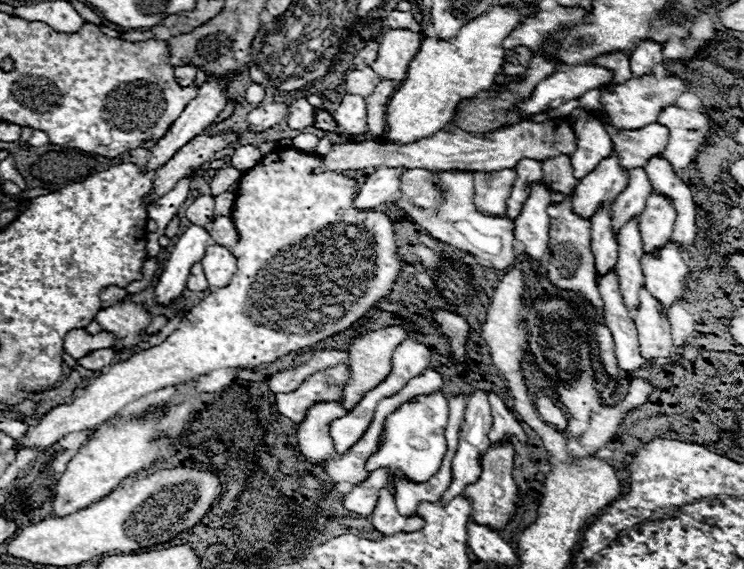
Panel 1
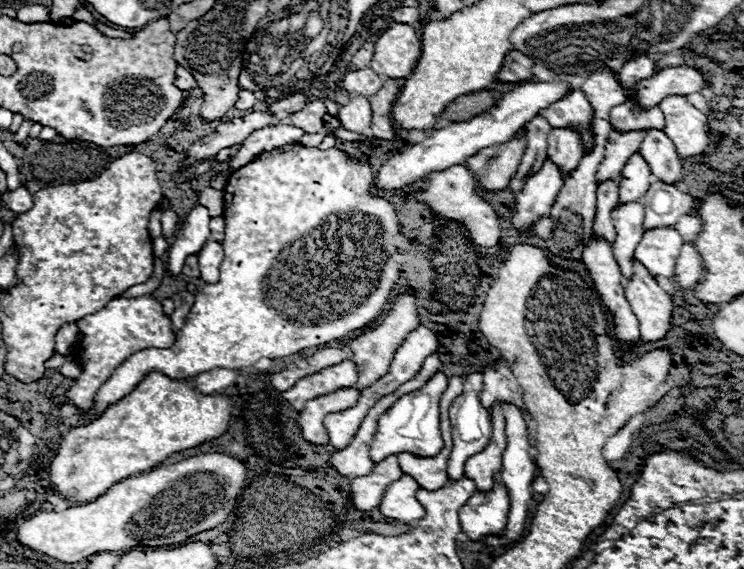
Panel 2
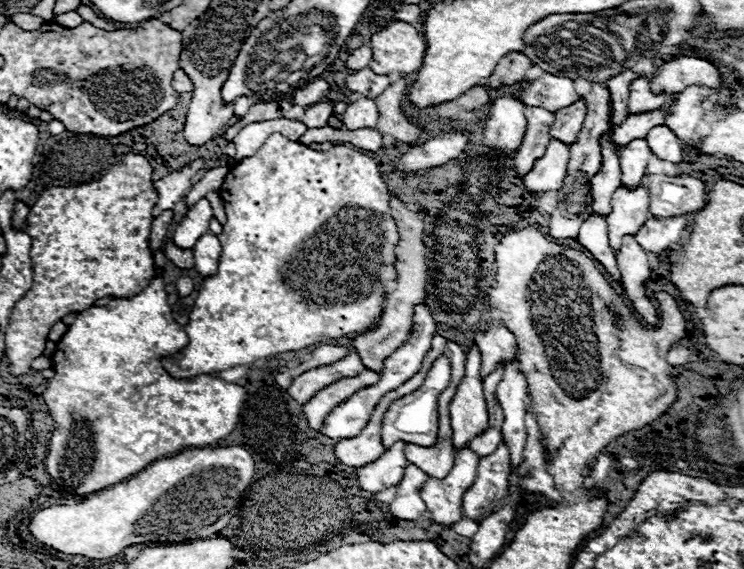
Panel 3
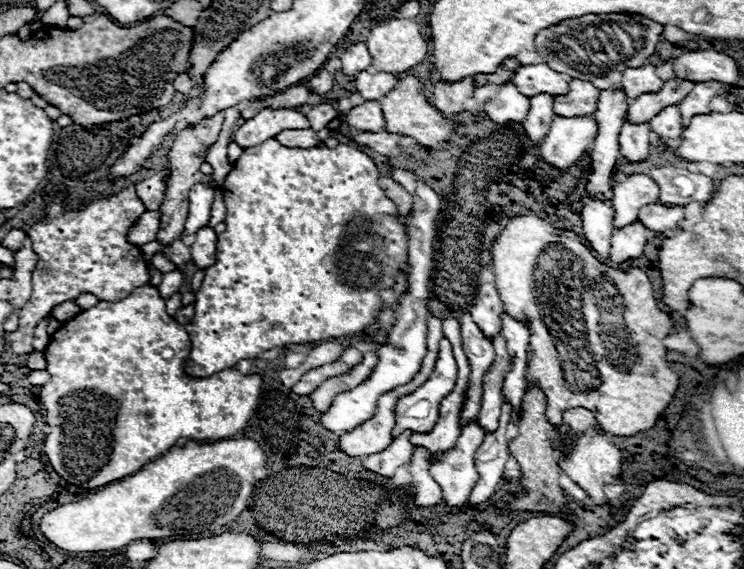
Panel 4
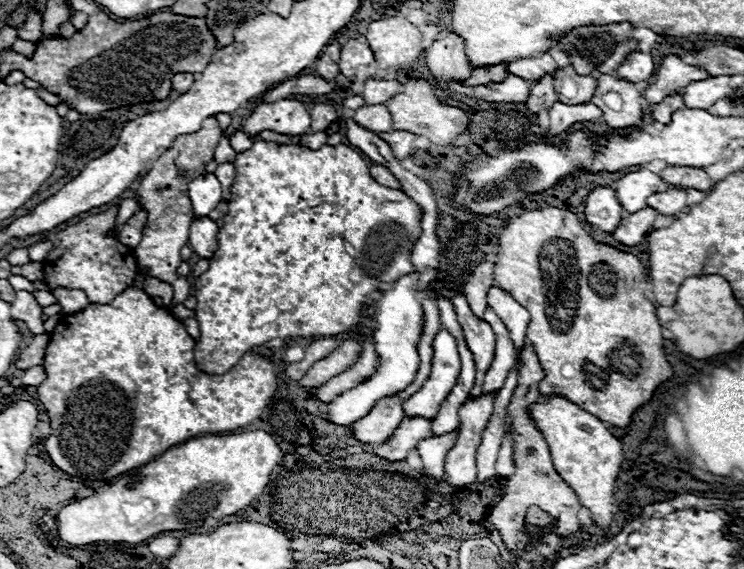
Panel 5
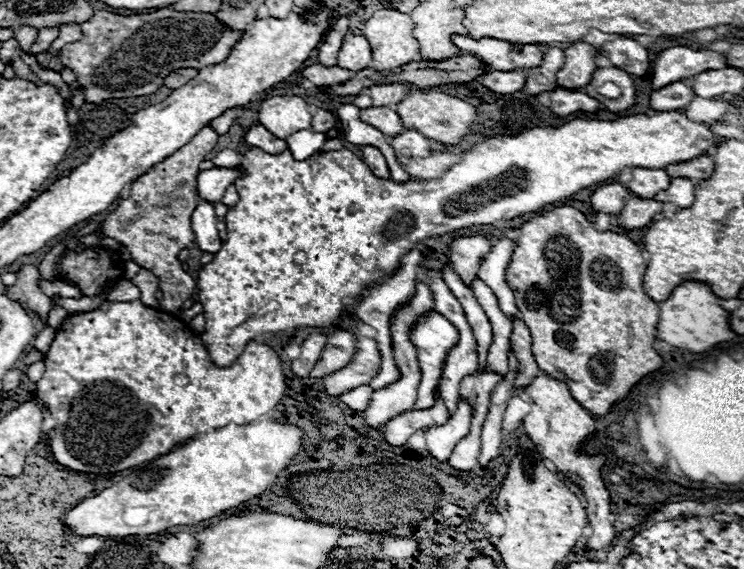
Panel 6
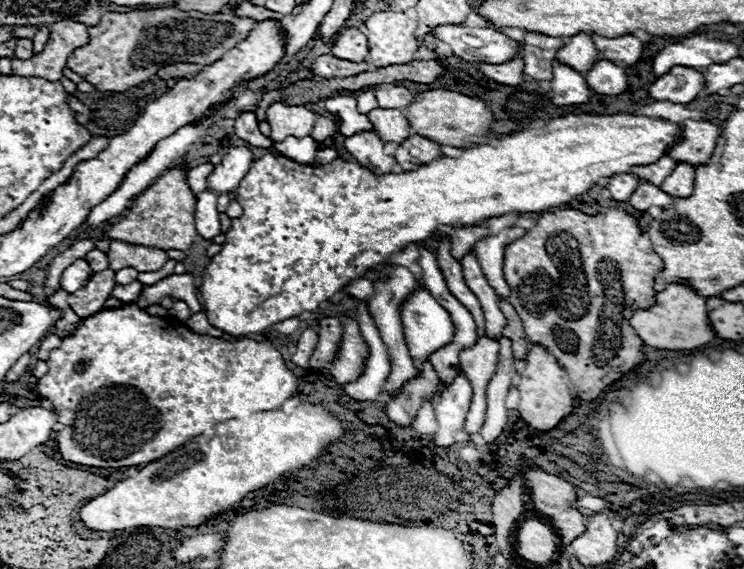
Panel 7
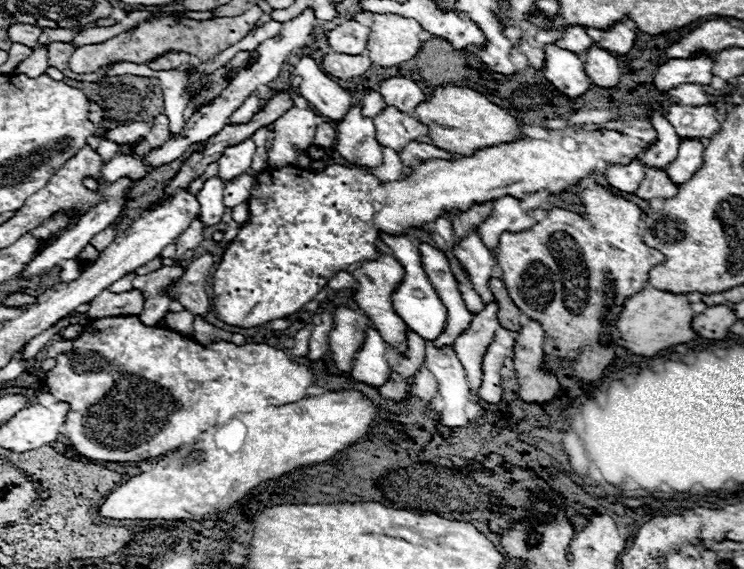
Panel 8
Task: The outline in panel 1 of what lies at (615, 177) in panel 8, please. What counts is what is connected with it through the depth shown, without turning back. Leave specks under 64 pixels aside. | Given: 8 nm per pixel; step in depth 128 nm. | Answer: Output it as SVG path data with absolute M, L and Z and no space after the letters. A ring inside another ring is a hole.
M616 270L608 272L606 276L596 274L596 284L598 284L600 296L604 300L606 326L610 328L610 334L614 336L614 350L616 350L618 368L624 372L642 368L646 364L646 360L640 354L636 324L632 322L628 308L624 304L624 298L620 294Z

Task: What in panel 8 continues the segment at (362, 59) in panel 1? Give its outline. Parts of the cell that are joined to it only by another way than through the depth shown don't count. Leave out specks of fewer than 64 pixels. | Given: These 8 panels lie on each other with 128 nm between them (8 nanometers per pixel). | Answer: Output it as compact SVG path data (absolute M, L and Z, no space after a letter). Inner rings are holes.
M344 20L334 30L328 32L328 46L334 52L358 56L366 52L368 34L370 34L370 28L358 24L356 20Z

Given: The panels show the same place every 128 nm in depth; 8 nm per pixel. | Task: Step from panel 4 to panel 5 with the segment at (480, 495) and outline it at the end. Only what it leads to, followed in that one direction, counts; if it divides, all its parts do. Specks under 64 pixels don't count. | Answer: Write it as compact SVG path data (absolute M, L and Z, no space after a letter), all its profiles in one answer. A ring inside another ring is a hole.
M512 368L508 374L504 386L498 390L494 398L494 412L490 418L490 424L486 426L486 432L482 432L482 444L476 452L476 466L478 466L478 482L486 482L496 476L494 462L498 458L498 450L502 444L502 434L506 430L506 420L508 420L508 402L512 398L512 392L516 388L518 380L518 368Z

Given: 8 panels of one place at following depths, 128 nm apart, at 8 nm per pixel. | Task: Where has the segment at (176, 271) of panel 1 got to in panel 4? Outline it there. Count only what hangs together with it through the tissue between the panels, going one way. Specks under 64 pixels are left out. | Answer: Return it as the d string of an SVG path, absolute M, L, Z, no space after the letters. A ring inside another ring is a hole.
M196 184L190 190L190 214L186 220L184 234L196 234L210 220L210 210L214 202L214 188L206 184Z

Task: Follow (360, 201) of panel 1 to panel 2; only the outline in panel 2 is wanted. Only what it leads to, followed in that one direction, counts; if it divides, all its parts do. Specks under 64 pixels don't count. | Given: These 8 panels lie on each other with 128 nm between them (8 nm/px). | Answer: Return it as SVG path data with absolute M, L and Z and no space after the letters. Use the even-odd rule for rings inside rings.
M556 76L556 80L548 82L548 84L526 82L526 84L518 86L518 88L514 88L512 92L504 94L504 98L498 102L498 106L494 106L492 118L472 118L468 122L452 122L446 128L438 128L432 136L424 138L422 142L410 146L406 152L390 158L380 168L380 172L376 174L376 186L384 188L384 190L402 188L408 182L416 182L416 180L424 178L426 174L430 174L434 170L442 170L442 168L450 168L454 164L462 164L468 156L476 154L480 148L486 148L486 146L510 140L512 134L516 130L524 128L524 124L530 118L534 118L540 108L546 108L554 100L564 98L570 88L572 86L562 76Z

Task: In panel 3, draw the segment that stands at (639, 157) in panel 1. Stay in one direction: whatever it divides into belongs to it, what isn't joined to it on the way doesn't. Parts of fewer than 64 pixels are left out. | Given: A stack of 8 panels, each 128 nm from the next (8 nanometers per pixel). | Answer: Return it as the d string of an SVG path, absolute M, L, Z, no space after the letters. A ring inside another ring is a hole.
M640 76L640 78L632 80L632 84L630 84L630 114L656 110L668 100L668 94L652 92L650 80L652 80L652 76Z

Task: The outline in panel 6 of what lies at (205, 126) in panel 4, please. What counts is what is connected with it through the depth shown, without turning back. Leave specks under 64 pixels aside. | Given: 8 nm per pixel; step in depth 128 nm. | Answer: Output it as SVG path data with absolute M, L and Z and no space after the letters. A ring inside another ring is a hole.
M210 126L202 128L202 132L198 132L198 136L190 140L190 144L170 154L162 164L150 168L146 176L140 176L130 186L128 198L122 200L120 206L102 220L102 236L120 242L138 266L150 270L158 277L160 290L164 292L160 310L170 314L176 314L180 304L184 300L190 300L196 288L192 276L182 270L178 252L194 240L191 215L200 202L196 192L196 174L200 162L216 146L216 140L218 134Z

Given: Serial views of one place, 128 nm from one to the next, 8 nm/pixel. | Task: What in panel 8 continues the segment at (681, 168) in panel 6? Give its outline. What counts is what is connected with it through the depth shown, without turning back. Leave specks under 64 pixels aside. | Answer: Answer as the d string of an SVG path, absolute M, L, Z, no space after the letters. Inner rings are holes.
M670 104L666 118L674 124L678 136L684 138L710 138L720 130L720 122L716 120L716 106L682 106Z

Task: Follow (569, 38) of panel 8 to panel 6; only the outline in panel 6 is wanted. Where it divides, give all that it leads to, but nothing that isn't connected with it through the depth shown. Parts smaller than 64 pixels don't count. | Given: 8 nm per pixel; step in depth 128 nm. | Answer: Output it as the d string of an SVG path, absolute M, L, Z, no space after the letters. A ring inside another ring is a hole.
M576 42L564 50L564 66L558 70L558 84L566 88L584 88L596 66L598 50L592 44Z

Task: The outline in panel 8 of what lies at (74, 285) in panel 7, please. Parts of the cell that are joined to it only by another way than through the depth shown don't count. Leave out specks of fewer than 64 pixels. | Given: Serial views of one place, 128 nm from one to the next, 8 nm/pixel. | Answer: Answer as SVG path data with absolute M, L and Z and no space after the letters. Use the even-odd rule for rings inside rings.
M66 260L60 264L60 280L62 282L70 282L70 280L76 280L82 272L81 264L78 264L78 260Z

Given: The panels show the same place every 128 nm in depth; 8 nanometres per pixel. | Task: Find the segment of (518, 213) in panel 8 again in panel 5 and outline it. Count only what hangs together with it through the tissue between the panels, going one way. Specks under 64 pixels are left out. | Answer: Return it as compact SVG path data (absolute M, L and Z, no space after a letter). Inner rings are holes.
M494 284L488 290L488 304L494 308L494 312L500 316L500 320L506 324L510 332L510 340L516 344L516 350L526 342L526 328L530 322L530 314L526 308L522 308L508 292L504 292L498 284Z

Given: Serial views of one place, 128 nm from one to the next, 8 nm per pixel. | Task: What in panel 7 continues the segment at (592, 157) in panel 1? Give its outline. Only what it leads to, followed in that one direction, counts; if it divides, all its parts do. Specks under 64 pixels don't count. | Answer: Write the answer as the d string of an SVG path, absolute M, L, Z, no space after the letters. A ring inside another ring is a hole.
M446 24L432 30L436 38L450 44L452 52L470 62L502 64L520 54L518 42L490 28L470 28L464 24Z

